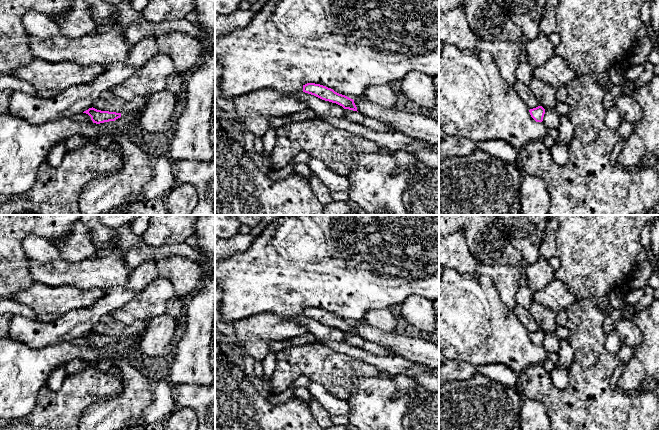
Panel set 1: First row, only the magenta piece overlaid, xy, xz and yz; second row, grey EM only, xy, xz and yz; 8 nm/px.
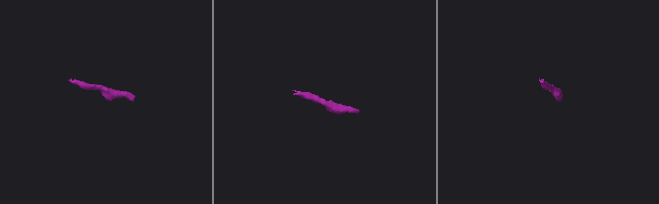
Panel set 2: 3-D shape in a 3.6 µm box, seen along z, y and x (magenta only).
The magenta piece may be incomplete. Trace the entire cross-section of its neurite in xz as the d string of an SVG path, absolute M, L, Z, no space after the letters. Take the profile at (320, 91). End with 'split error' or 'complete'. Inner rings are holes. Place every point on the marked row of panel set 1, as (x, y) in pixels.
M307 83L303 85L303 92L314 95L322 100L336 103L344 109L357 111L357 107L353 99L339 94L326 86L315 83Z; complete

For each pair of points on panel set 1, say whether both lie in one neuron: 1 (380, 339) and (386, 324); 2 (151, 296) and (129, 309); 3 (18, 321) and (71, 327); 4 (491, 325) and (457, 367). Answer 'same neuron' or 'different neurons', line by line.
1: different neurons
2: same neuron
3: same neuron
4: different neurons

